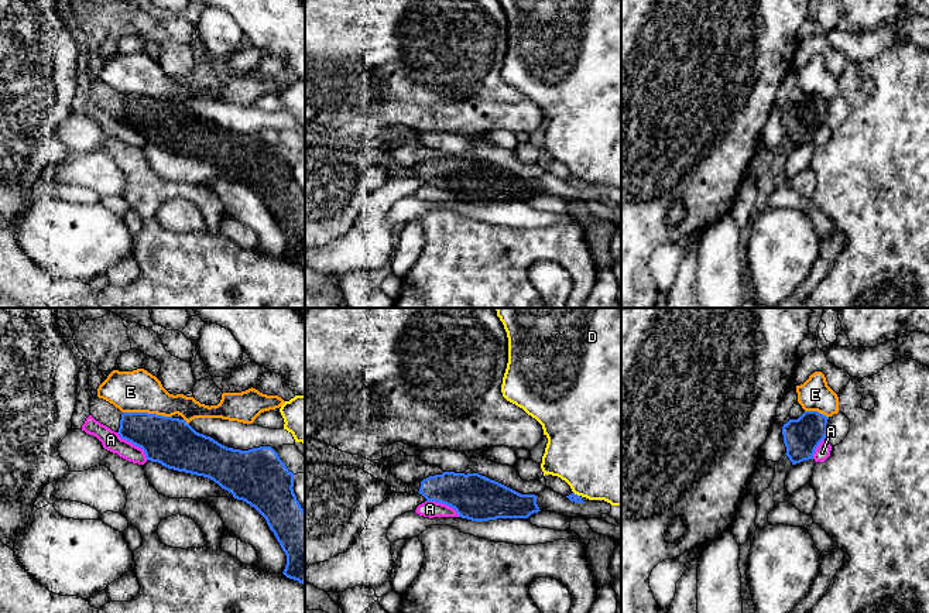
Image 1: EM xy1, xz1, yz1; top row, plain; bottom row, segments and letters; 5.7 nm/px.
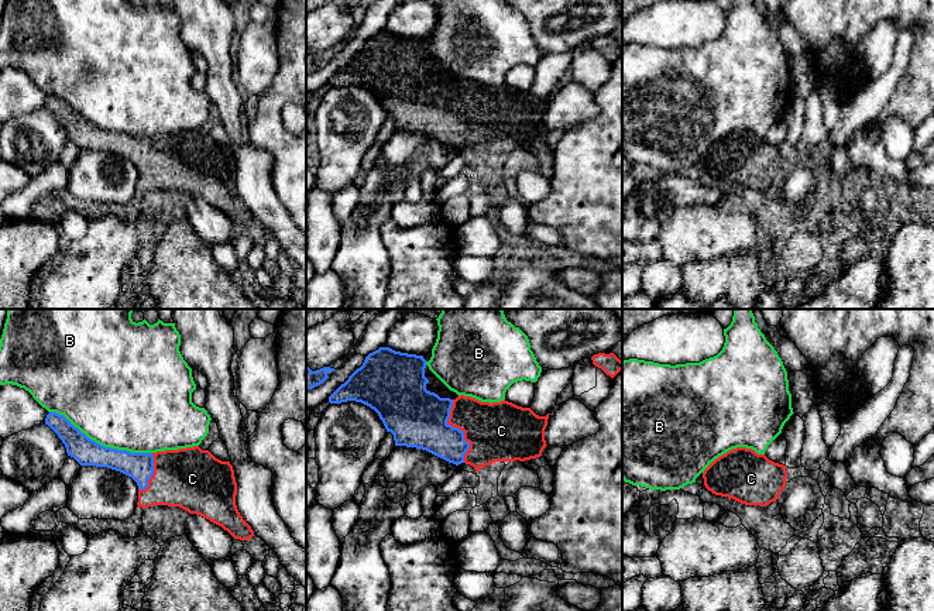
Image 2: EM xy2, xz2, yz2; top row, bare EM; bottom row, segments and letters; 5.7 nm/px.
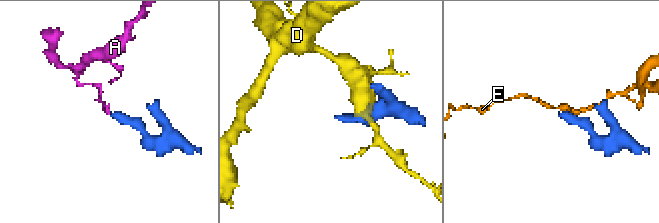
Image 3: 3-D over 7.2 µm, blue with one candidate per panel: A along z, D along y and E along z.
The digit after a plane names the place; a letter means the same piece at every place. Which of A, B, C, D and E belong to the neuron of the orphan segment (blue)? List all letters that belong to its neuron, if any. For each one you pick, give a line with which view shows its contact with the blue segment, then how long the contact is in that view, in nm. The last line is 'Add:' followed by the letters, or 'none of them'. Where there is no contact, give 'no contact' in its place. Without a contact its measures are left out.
C: meets blue in xz2; contact 360 nm long
Add: C

